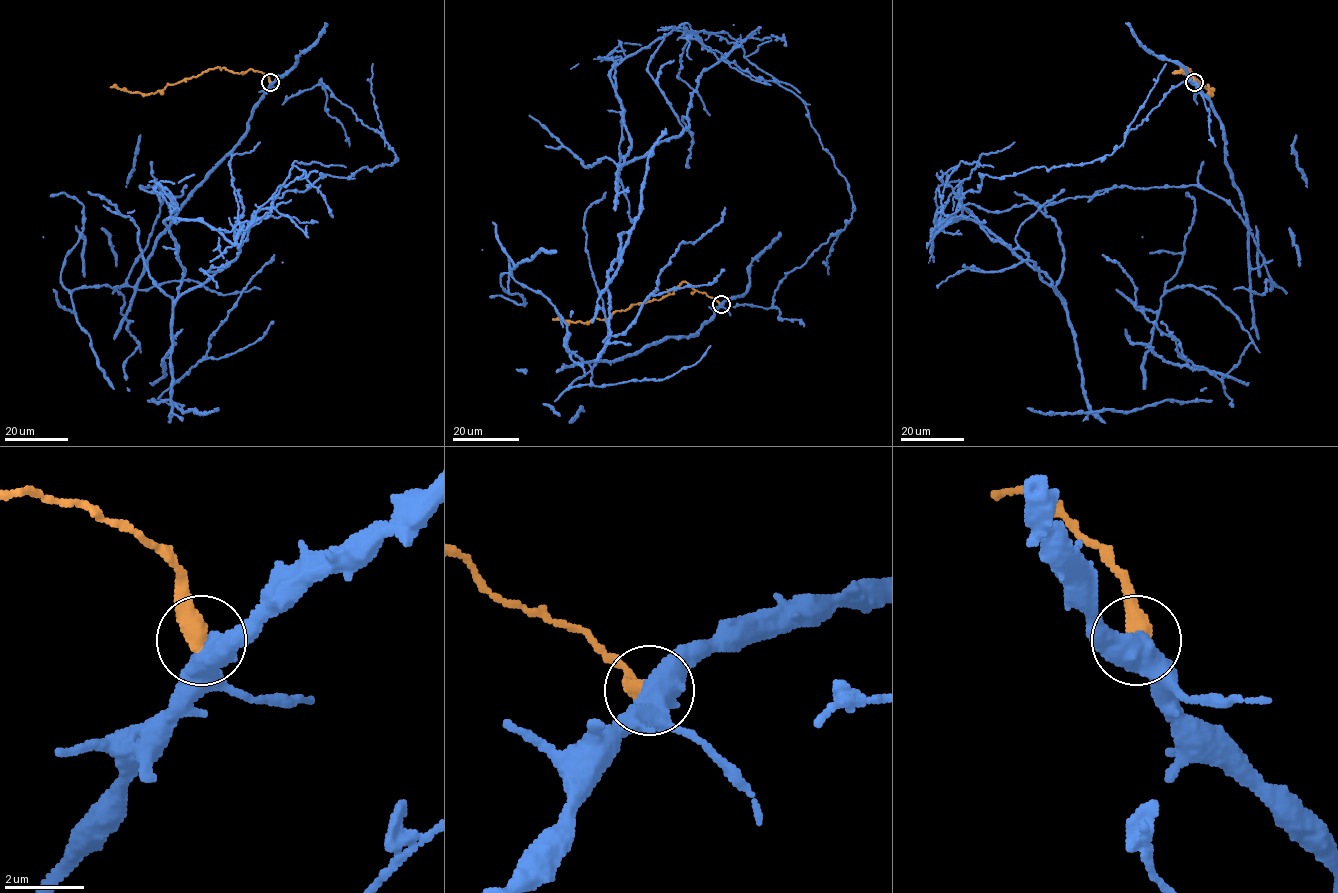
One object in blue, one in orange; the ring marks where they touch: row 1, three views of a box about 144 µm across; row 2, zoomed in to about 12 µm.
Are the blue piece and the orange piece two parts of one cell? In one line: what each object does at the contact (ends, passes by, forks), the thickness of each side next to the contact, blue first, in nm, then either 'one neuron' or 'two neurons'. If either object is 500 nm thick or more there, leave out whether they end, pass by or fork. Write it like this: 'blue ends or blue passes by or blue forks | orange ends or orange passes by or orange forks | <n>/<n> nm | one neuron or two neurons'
550/500 nm | two neurons

